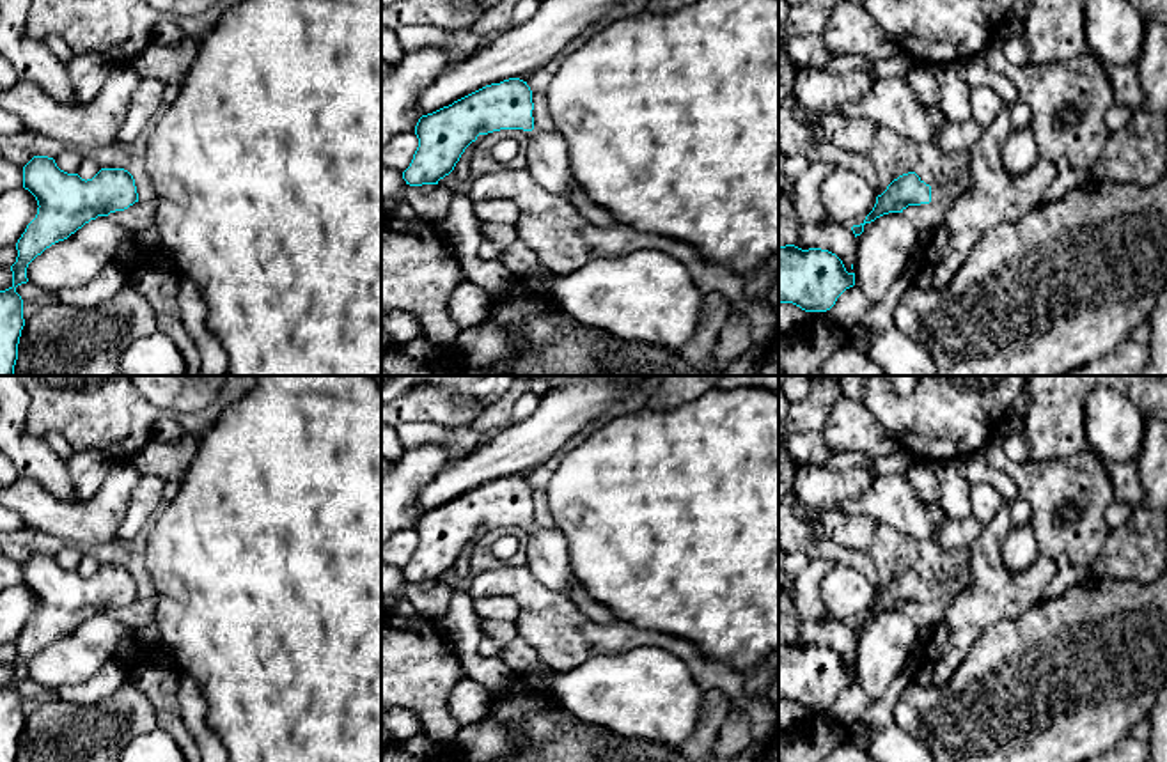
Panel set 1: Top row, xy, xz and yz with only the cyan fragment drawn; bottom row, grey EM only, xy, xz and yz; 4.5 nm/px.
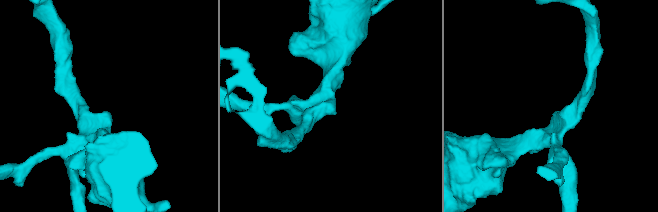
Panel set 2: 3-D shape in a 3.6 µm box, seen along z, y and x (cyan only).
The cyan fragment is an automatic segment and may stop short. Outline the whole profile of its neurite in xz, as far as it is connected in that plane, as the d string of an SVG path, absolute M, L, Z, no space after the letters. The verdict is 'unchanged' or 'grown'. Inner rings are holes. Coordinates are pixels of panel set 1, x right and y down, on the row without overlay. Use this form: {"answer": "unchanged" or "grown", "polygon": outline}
{"answer": "grown", "polygon": "M509 475L422 512L415 523L419 544L403 576L410 583L438 581L479 532L523 526L530 530L525 565L550 590L569 595L578 578L569 562L568 544L559 530L534 523L532 507L527 478Z"}

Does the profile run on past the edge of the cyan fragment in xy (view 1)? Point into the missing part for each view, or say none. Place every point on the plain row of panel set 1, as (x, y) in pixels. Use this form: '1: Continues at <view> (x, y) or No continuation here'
1: No continuation here

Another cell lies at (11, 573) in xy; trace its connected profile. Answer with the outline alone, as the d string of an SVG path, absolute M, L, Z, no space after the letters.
M0 553L0 590L23 583L23 564Z

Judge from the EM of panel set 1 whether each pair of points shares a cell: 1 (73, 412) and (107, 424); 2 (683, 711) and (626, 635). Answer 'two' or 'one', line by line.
1: one
2: two

